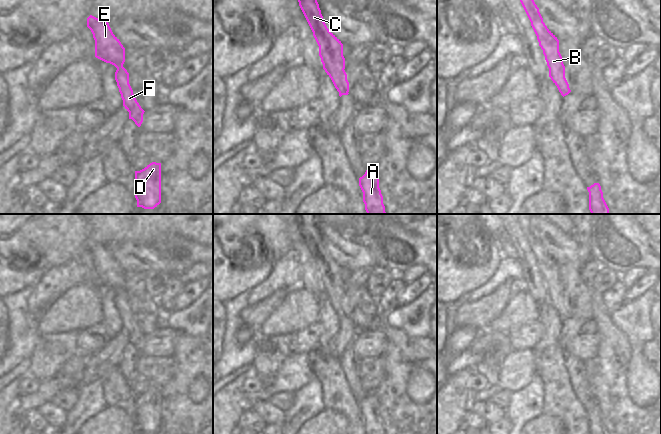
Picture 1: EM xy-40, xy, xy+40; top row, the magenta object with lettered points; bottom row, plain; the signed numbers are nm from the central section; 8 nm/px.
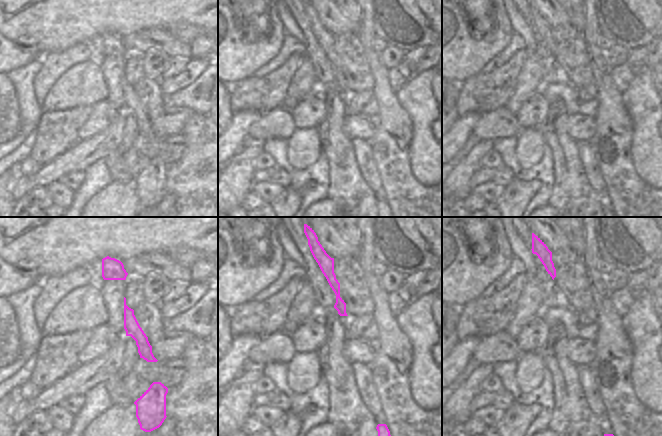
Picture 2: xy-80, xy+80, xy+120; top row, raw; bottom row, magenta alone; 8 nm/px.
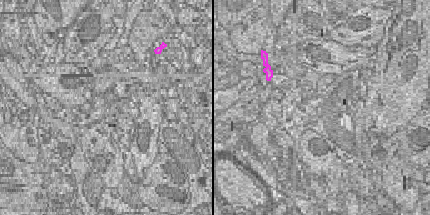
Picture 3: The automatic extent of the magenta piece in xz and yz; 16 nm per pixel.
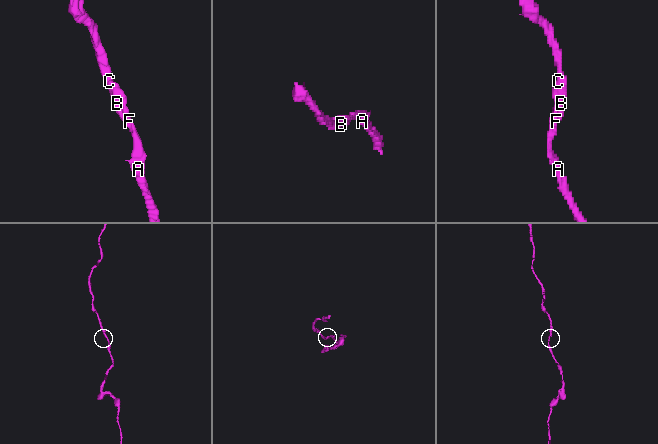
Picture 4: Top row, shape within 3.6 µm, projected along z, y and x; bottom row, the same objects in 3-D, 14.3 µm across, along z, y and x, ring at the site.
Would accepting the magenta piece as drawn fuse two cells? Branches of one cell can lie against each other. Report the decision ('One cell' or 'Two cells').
One cell

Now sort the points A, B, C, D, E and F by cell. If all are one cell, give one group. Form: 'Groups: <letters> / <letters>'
Groups: A B C D E F

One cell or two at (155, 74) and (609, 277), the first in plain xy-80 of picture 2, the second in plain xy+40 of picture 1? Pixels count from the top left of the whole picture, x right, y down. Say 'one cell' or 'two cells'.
one cell

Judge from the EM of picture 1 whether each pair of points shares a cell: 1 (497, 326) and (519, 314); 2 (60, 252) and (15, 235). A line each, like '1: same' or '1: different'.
1: same
2: same

